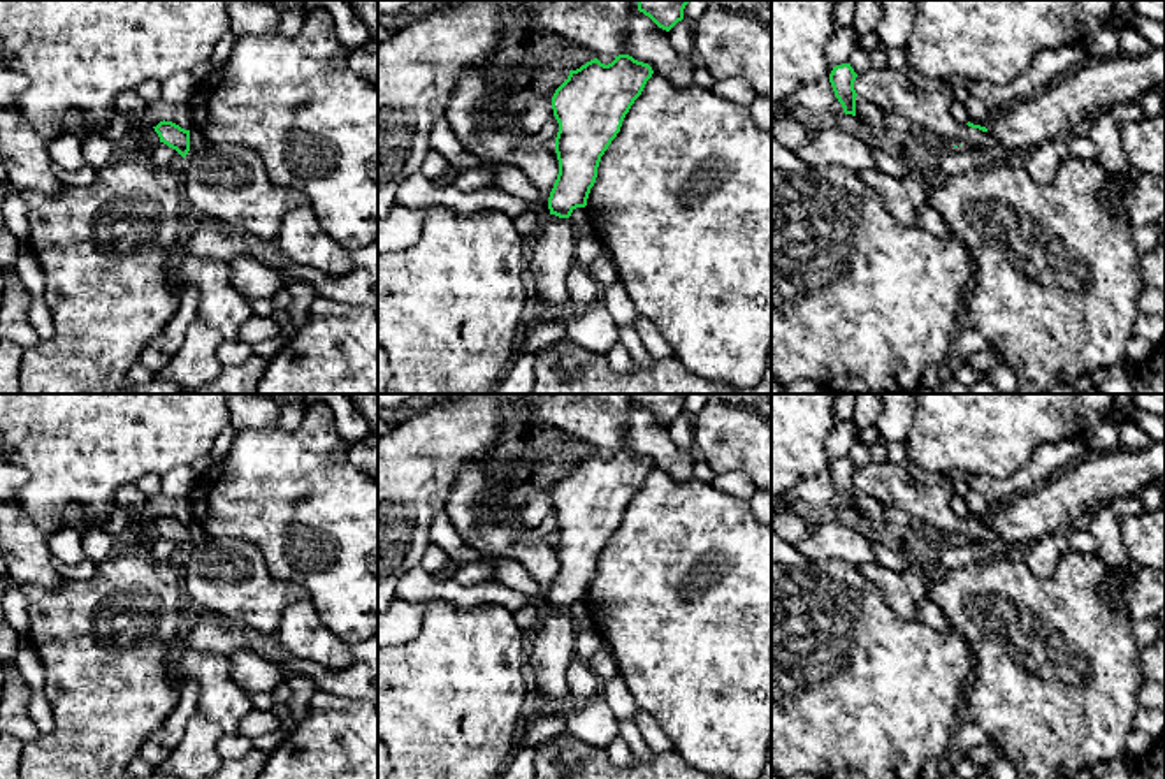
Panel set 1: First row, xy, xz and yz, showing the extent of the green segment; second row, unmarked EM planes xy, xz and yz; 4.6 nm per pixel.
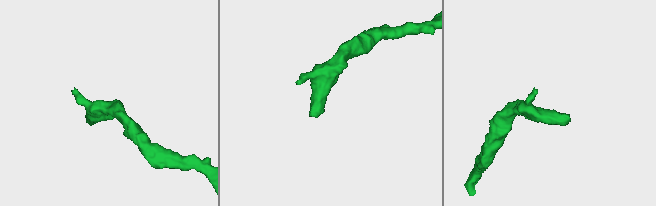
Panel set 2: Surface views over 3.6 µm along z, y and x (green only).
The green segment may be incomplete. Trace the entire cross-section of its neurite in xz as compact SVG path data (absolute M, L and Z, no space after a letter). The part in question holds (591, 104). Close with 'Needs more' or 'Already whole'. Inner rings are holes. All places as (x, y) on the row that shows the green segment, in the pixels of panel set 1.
M629 55L608 65L597 58L576 70L552 97L559 123L555 153L559 174L548 197L550 215L534 239L529 283L545 304L569 302L566 278L575 258L576 232L571 213L585 207L601 157L620 132L622 121L654 70Z. Needs more

